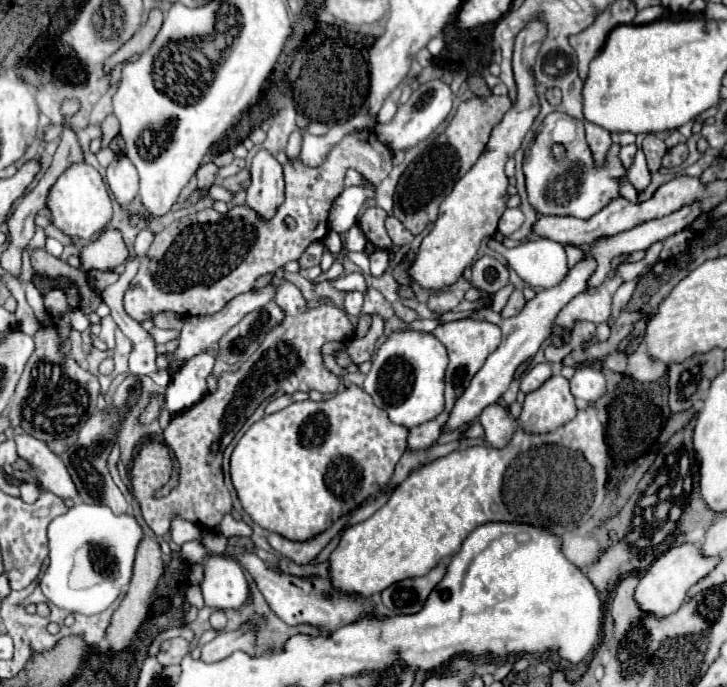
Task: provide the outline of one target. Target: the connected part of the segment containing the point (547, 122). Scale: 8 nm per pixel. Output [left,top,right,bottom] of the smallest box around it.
[524,111,624,219]

